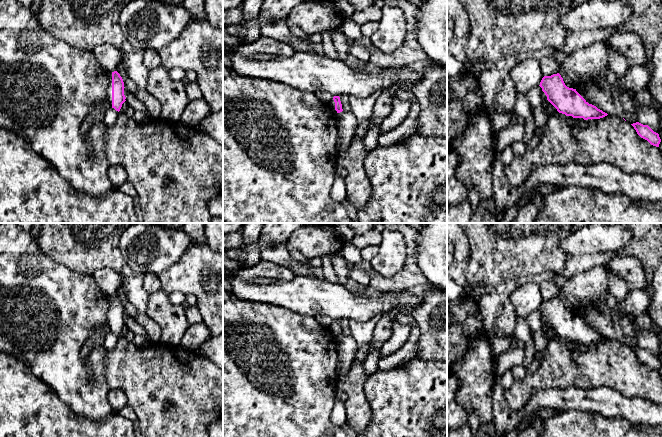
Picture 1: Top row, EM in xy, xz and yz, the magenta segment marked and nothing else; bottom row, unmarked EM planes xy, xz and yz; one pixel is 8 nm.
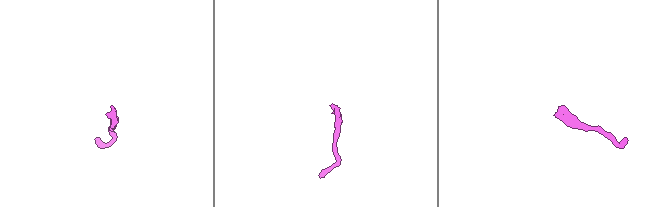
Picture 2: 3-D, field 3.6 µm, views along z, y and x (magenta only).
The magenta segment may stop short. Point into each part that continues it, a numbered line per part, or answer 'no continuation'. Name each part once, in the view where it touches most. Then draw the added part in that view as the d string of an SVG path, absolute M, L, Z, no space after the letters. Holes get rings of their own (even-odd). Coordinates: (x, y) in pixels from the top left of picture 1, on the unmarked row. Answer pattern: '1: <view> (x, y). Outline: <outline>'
1: xy (109, 313). Outline: M112 296L108 297L109 307L107 311L107 325L109 327L109 331L112 331Z

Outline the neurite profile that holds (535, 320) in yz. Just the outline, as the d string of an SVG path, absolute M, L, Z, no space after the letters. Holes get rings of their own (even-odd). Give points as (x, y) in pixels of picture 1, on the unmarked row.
M540 310L532 312L525 318L525 321L533 332L540 330L540 328L544 325L548 325L547 320L542 315L542 312Z

